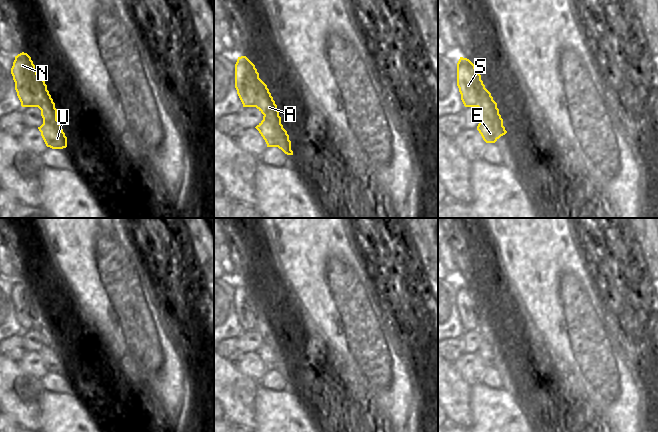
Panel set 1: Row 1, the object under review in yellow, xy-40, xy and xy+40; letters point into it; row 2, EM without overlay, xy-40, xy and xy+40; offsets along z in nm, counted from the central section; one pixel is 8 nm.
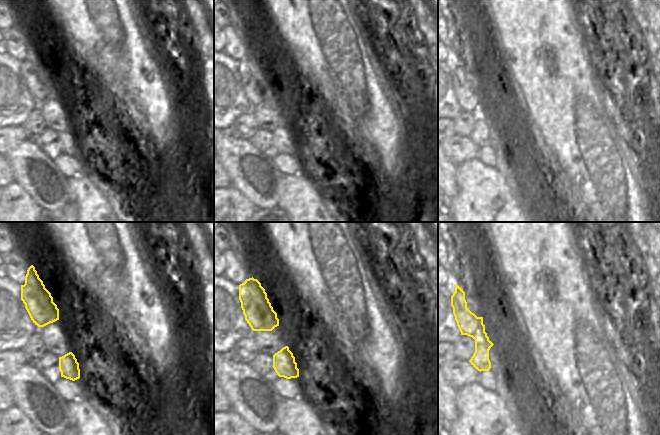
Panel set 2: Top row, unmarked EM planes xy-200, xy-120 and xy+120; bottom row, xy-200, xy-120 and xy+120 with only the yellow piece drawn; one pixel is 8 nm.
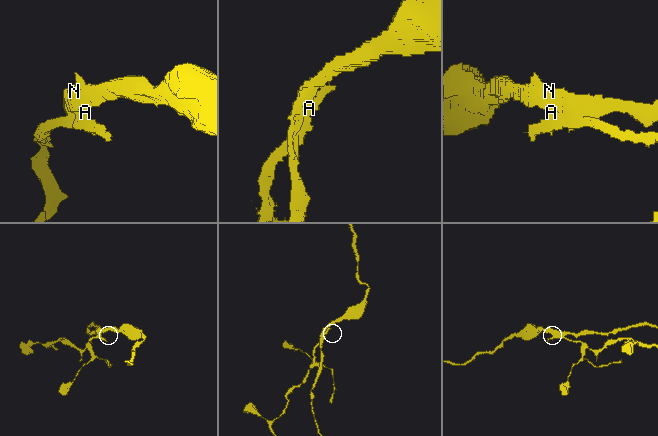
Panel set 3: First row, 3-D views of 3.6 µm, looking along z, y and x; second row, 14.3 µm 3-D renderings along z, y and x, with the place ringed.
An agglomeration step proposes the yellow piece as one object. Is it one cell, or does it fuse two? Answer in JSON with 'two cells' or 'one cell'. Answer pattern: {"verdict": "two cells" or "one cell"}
{"verdict": "two cells"}

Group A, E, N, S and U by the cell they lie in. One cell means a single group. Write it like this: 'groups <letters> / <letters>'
groups A N S / E U

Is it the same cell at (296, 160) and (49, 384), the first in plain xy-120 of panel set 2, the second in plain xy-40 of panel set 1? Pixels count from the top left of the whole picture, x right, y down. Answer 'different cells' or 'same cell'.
same cell

